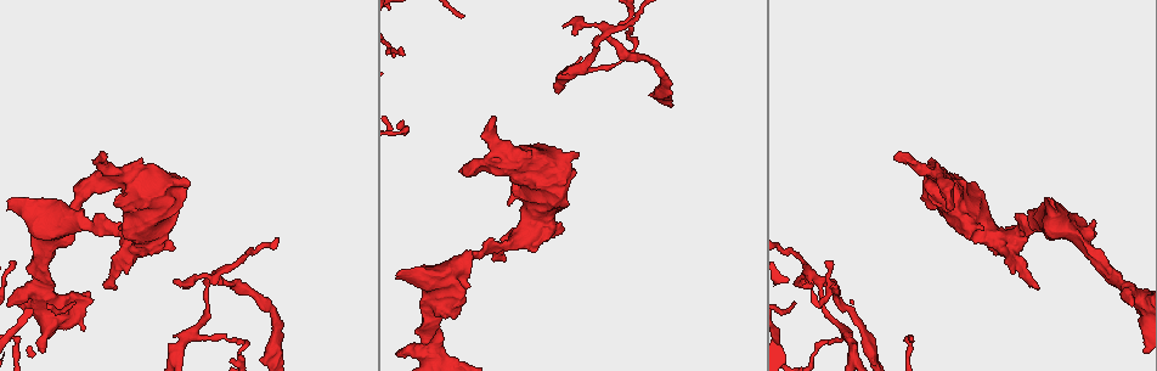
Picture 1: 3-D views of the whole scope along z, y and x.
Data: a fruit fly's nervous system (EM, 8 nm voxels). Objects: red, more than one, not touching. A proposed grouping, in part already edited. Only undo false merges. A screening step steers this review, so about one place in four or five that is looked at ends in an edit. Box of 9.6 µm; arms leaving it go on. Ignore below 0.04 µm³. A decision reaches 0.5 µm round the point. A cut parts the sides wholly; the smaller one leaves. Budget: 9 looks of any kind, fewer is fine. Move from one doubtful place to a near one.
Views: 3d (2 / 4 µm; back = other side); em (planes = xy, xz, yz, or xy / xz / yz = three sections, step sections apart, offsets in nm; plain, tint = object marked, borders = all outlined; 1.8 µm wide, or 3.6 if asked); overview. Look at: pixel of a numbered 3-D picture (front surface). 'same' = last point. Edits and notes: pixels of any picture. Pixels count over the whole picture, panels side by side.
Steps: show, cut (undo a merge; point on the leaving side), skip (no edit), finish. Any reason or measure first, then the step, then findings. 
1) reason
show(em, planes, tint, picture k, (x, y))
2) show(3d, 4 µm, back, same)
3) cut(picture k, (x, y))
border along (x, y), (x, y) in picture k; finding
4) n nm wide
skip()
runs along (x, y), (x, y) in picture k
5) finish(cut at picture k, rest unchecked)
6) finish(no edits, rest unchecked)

a narrow waist
show(3d, 2 µm, picture 1, (1120, 283))

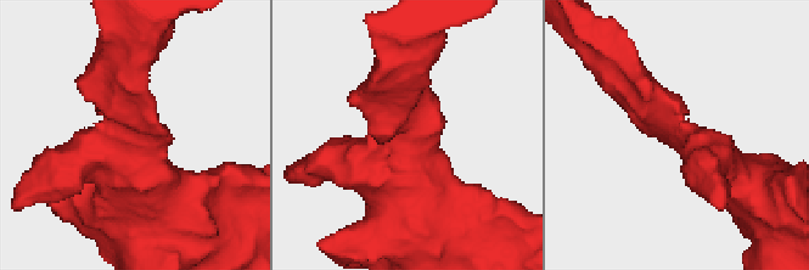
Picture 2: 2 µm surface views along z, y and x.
now the EM
show(em, planes, tint, picture 2, (394, 131))

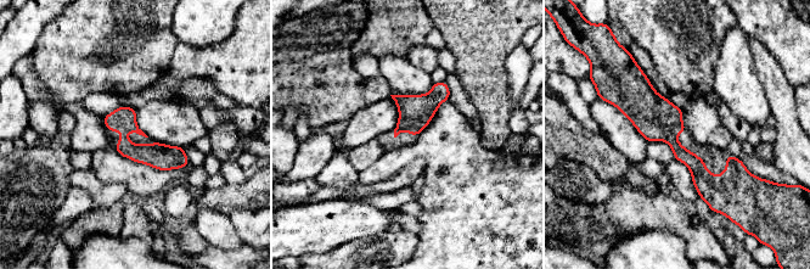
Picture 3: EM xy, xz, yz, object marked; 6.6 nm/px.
skip()
runs along (624, 88), (710, 180), (736, 180) in picture 3; one neuron here

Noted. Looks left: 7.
calibre changes
show(em, planes, tint, picture 1, (92, 226))

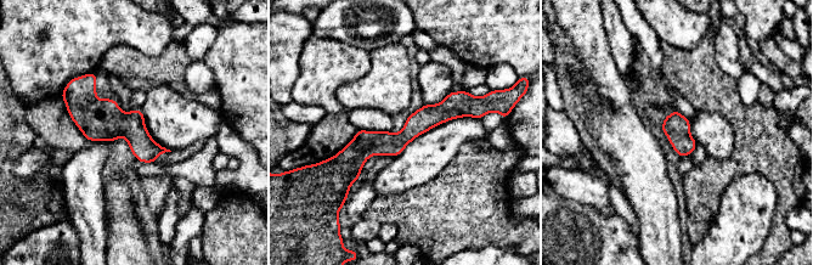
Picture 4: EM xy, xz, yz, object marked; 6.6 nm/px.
skip()
runs along (473, 108), (337, 159) in picture 4; continuous, no second neuron

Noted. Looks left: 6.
calibre changes
show(em, planes, tint, picture 1, (937, 195))

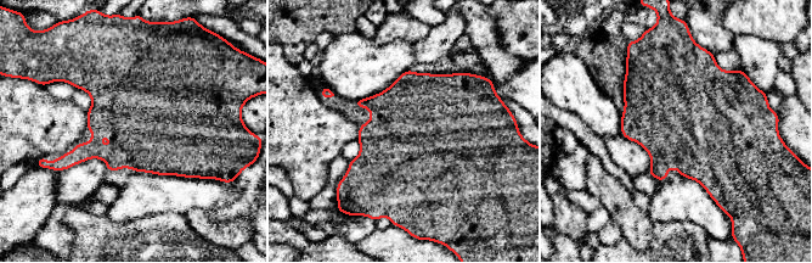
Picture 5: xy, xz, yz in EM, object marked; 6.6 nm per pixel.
750 nm wide
skip()
all the same neuron

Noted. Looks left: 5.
side arm on a straight run
show(3d, 4 µm, picture 1, (610, 36))

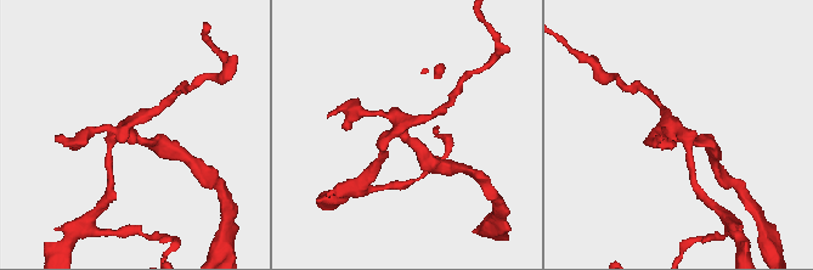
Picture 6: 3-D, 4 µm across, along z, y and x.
show(em, xy, step 8, tint, picture 6, (677, 133))

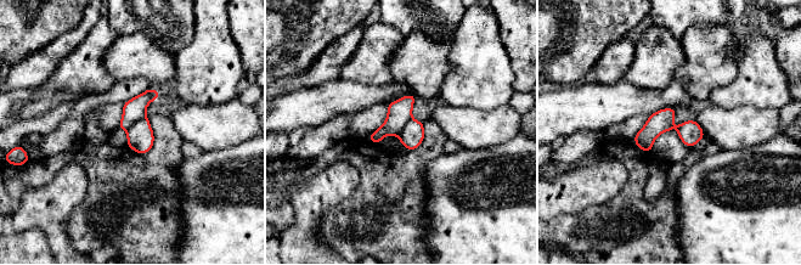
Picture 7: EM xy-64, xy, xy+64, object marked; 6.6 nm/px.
cut(picture 7, (140, 135))
border along (145, 116), (136, 119), (127, 130) in picture 7; a second neuron is stuck on

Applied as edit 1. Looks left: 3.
finish(cut at picture 7, rest unchecked)

